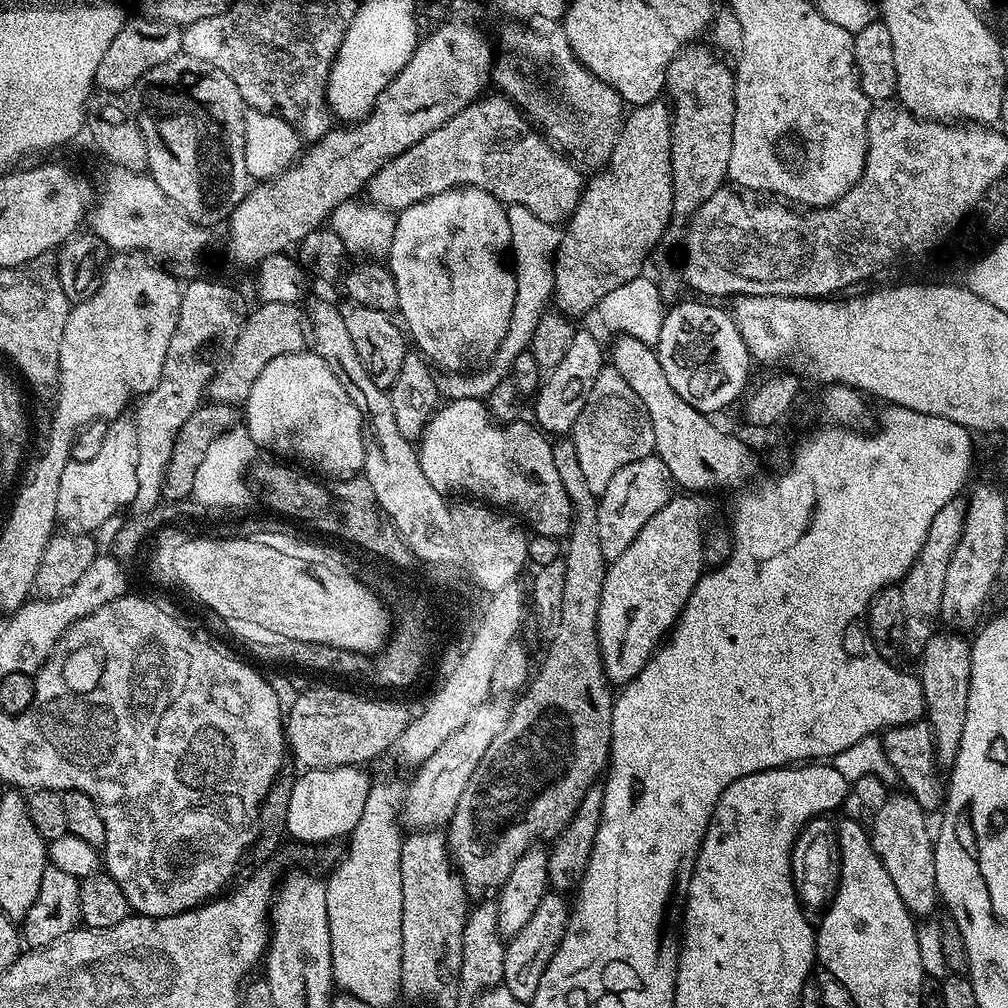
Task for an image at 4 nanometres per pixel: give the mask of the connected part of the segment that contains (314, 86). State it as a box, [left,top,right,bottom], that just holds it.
[180,18,342,142]

